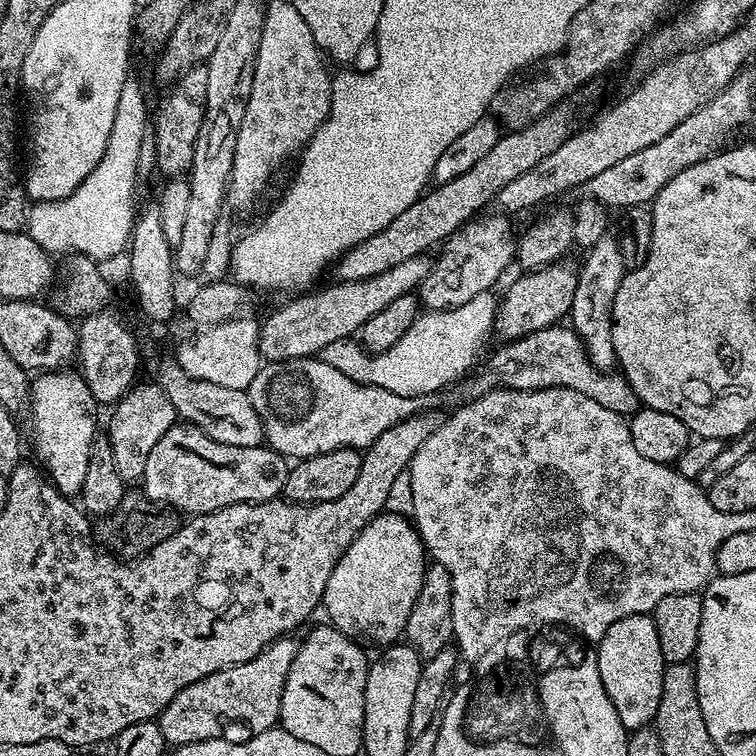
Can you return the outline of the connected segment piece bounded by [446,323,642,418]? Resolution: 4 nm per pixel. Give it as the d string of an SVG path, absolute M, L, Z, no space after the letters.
M563 323L552 324L549 328L534 330L522 338L501 343L499 346L501 348L484 365L481 363L475 371L457 380L447 389L446 395L452 406L477 400L491 388L514 390L569 388L578 390L578 394L586 394L586 398L594 398L594 402L606 406L606 410L614 410L625 418L631 417L632 413L640 411L642 407L639 398L623 375L612 370L595 368L588 361L584 343L571 326L565 326Z

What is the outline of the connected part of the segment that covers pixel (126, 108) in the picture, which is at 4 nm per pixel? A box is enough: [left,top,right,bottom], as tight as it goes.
[26,78,150,262]

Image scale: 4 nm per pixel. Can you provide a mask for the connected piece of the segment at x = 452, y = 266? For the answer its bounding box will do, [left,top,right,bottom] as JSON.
[418,215,518,312]

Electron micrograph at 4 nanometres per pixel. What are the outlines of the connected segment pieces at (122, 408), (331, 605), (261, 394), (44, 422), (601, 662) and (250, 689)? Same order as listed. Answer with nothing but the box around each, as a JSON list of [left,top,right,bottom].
[[106,384,178,482],[323,510,426,646],[246,356,426,461],[30,370,98,497],[594,614,666,730],[158,635,300,746]]

